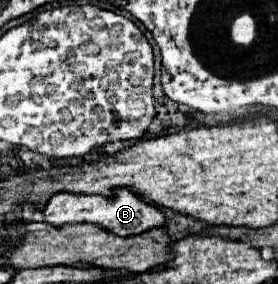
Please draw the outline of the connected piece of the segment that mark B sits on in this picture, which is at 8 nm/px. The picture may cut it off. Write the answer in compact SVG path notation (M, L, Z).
M116 189L112 197L104 195L74 195L72 201L48 201L48 205L42 209L44 221L50 225L66 225L66 223L94 223L104 227L106 231L114 235L138 235L144 233L146 229L152 227L162 227L164 225L164 215L156 205L150 205L142 201L136 193L130 189Z

